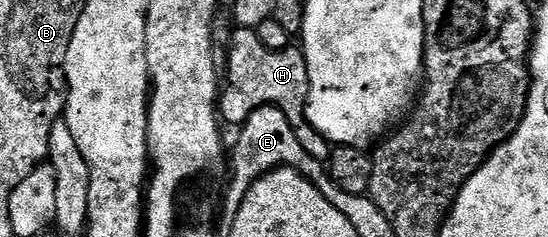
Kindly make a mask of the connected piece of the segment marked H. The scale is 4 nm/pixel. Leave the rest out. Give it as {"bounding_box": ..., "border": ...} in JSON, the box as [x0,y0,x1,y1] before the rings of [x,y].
{"bounding_box":[218,27,330,160],"border":[[[242,27],[233,30],[231,46],[227,50],[226,78],[228,84],[223,84],[222,94],[218,99],[218,114],[225,124],[236,123],[242,125],[259,107],[277,107],[286,113],[290,125],[296,130],[298,141],[301,142],[300,149],[308,154],[309,159],[327,160],[330,154],[330,144],[322,133],[318,133],[308,123],[306,108],[308,105],[308,66],[303,50],[299,46],[290,45],[284,51],[271,51],[258,41],[255,30],[251,27]]]}

